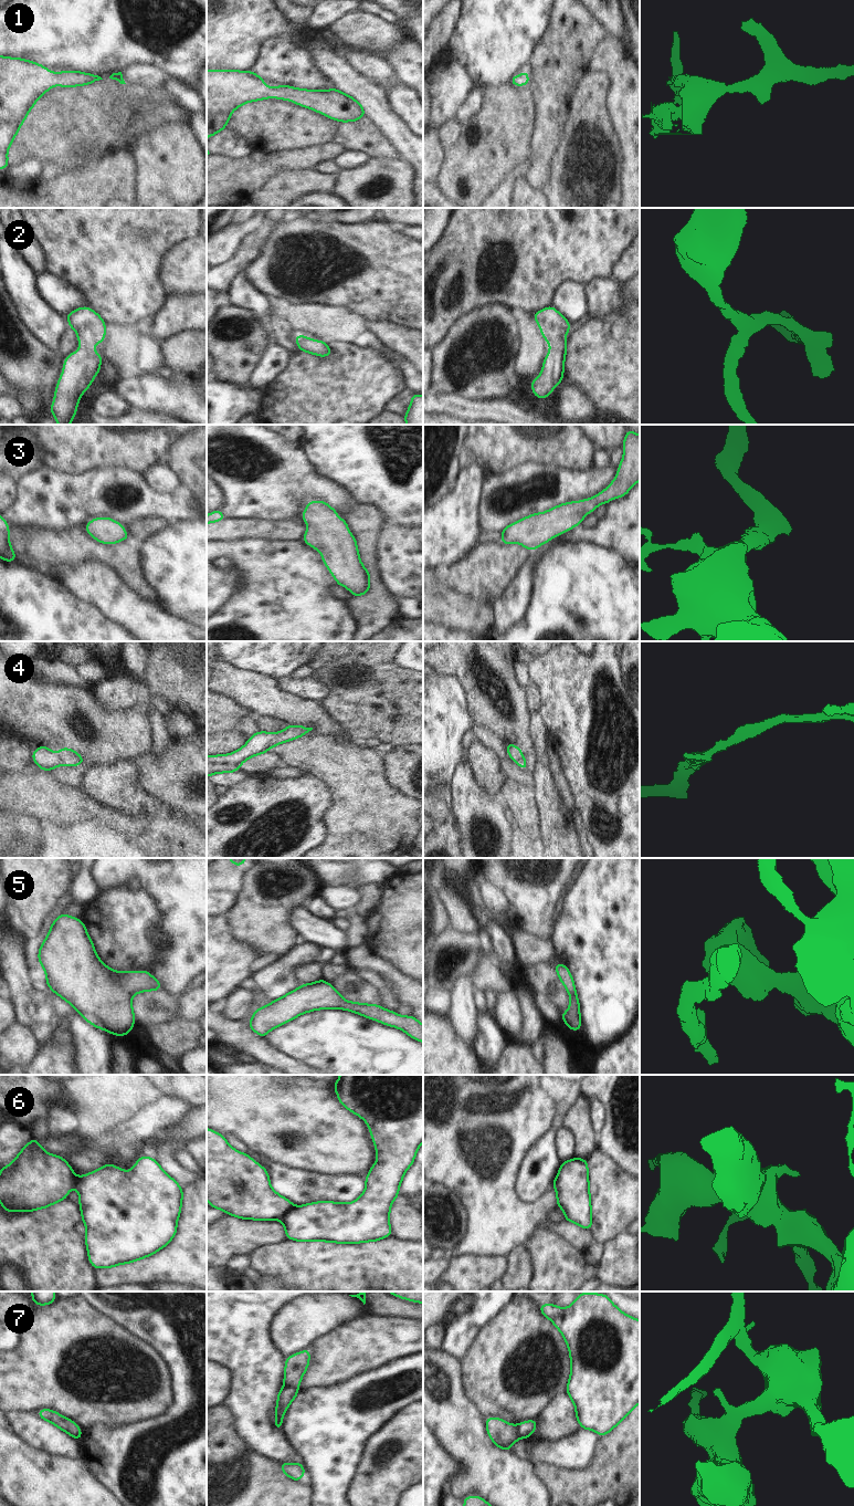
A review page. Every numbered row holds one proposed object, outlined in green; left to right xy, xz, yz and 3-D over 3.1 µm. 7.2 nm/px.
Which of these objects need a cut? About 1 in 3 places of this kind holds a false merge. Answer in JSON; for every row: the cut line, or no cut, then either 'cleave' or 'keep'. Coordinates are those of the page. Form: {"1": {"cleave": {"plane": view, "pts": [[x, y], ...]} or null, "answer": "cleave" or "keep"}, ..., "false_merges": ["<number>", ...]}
{"1": {"cleave": null, "answer": "keep"}, "2": {"cleave": null, "answer": "keep"}, "3": {"cleave": null, "answer": "keep"}, "4": {"cleave": null, "answer": "keep"}, "5": {"cleave": null, "answer": "keep"}, "6": {"cleave": {"plane": "xz", "pts": [[294, 1206], [280, 1219]]}, "answer": "cleave"}, "7": {"cleave": {"plane": "xz", "pts": [[284, 1386], [296, 1389]]}, "answer": "cleave"}, "false_merges": ["6", "7"]}

